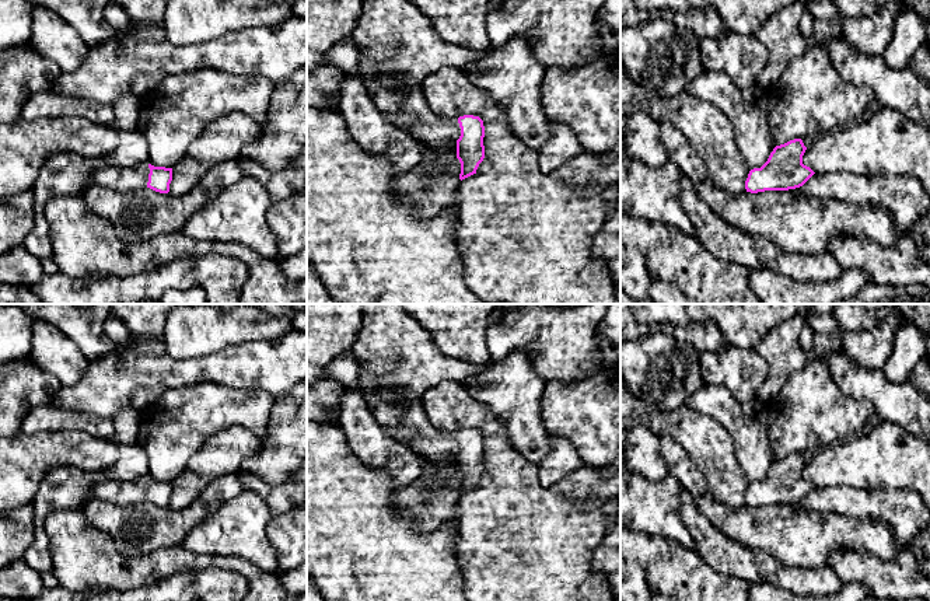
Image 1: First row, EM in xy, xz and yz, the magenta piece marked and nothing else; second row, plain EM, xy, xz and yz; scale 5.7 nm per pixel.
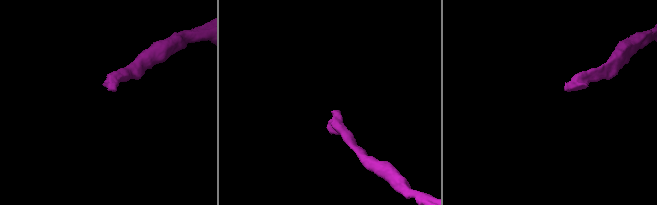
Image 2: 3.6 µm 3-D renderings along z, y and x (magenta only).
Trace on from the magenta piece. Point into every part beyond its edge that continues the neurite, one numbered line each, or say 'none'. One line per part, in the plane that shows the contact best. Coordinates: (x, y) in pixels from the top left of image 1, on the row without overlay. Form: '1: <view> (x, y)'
1: xy (121, 492)

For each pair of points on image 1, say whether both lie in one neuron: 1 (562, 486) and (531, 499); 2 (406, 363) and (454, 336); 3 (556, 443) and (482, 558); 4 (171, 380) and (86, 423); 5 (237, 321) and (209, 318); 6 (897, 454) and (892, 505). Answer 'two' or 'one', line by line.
1: two
2: two
3: two
4: two
5: one
6: two

